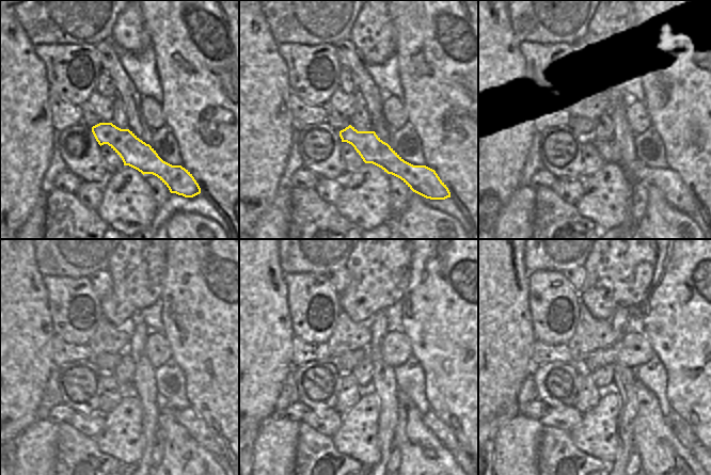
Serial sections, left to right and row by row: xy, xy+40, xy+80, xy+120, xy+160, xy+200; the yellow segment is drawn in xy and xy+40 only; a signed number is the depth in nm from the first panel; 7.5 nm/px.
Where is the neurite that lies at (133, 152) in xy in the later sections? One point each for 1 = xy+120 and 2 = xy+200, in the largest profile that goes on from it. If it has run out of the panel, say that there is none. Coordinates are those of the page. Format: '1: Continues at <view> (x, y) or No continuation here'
1: Continues at xy+120 (198, 428)
2: Continues at xy+200 (695, 449)

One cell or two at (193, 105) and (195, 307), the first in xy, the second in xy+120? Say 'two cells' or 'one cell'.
one cell

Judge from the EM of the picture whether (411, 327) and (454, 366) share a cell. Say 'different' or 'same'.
same

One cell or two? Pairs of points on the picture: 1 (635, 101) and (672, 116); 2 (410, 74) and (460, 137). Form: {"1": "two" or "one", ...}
{"1": "two", "2": "one"}

